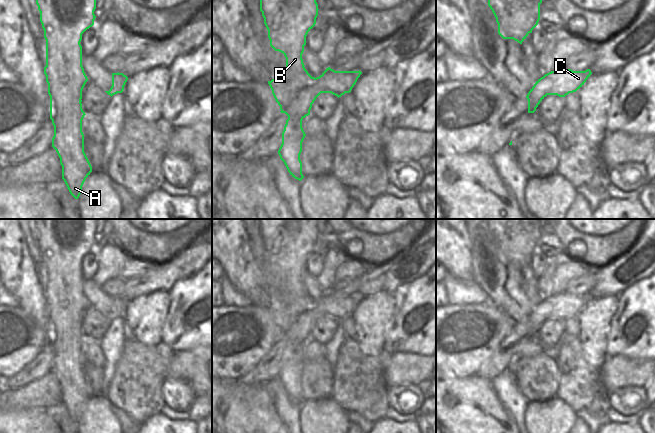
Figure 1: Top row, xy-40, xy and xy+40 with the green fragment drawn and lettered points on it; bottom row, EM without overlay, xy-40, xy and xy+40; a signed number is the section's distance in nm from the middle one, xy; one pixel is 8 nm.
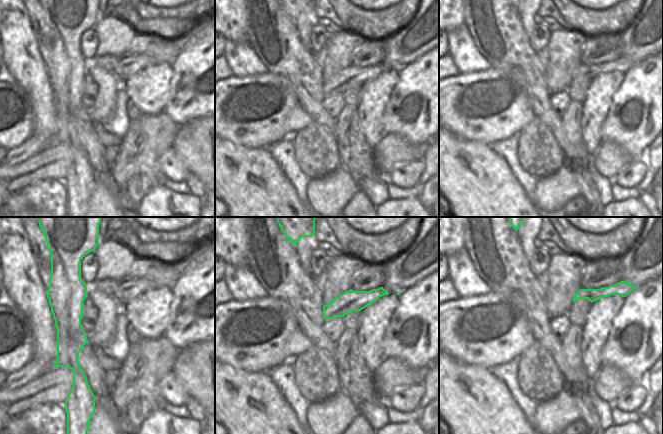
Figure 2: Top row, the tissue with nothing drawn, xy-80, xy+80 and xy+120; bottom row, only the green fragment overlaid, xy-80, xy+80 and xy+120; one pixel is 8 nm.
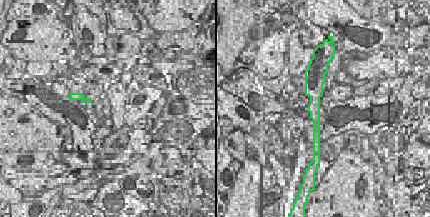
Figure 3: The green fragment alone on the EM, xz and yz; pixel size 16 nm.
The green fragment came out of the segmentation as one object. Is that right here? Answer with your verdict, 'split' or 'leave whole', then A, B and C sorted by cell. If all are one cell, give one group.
split; A B / C

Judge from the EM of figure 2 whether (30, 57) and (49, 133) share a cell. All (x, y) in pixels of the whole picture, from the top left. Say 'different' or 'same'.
same

